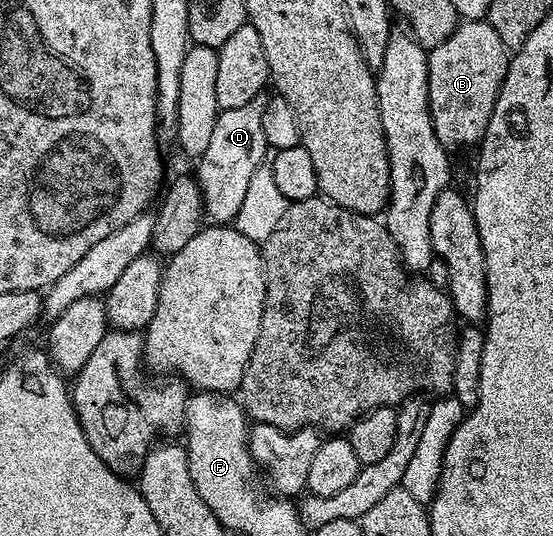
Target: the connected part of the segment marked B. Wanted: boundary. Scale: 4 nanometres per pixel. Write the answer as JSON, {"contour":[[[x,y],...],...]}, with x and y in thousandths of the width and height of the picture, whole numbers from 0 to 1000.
{"contour":[[[841,37],[823,50],[816,67],[808,67],[808,75],[801,75],[801,82],[781,88],[774,95],[774,104],[776,215],[787,239],[787,254],[794,254],[794,269],[801,269],[801,276],[814,284],[834,280],[839,272],[861,274],[881,246],[895,187],[917,142],[924,106],[920,88],[910,82],[910,75],[902,75],[902,60],[895,60],[882,37]]]}

